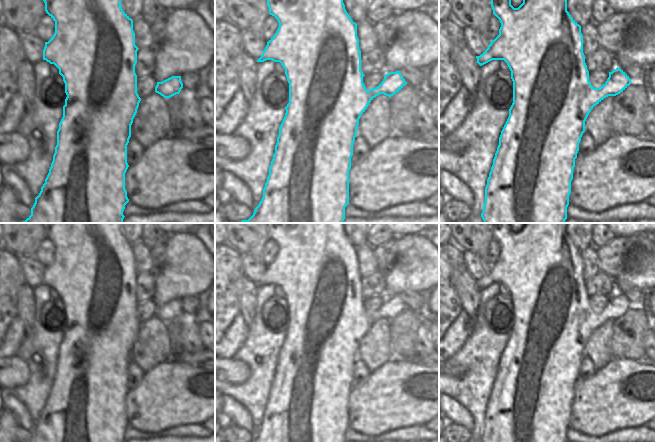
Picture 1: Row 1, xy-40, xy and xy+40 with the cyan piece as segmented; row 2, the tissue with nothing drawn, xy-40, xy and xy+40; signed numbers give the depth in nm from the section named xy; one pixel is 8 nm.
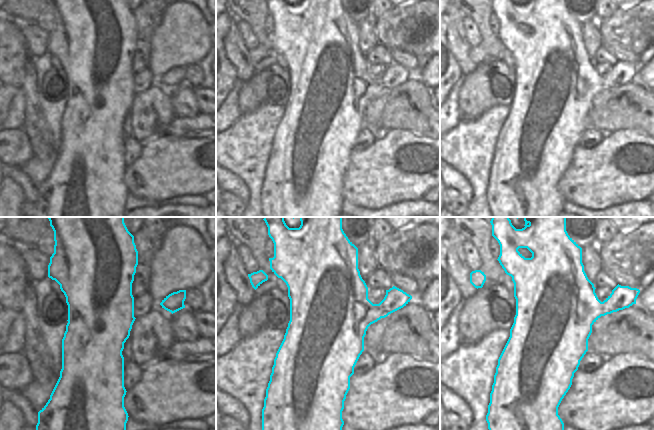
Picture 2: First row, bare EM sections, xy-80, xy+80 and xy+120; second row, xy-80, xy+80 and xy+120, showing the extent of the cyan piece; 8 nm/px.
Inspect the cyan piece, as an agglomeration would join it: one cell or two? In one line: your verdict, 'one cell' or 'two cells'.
one cell

